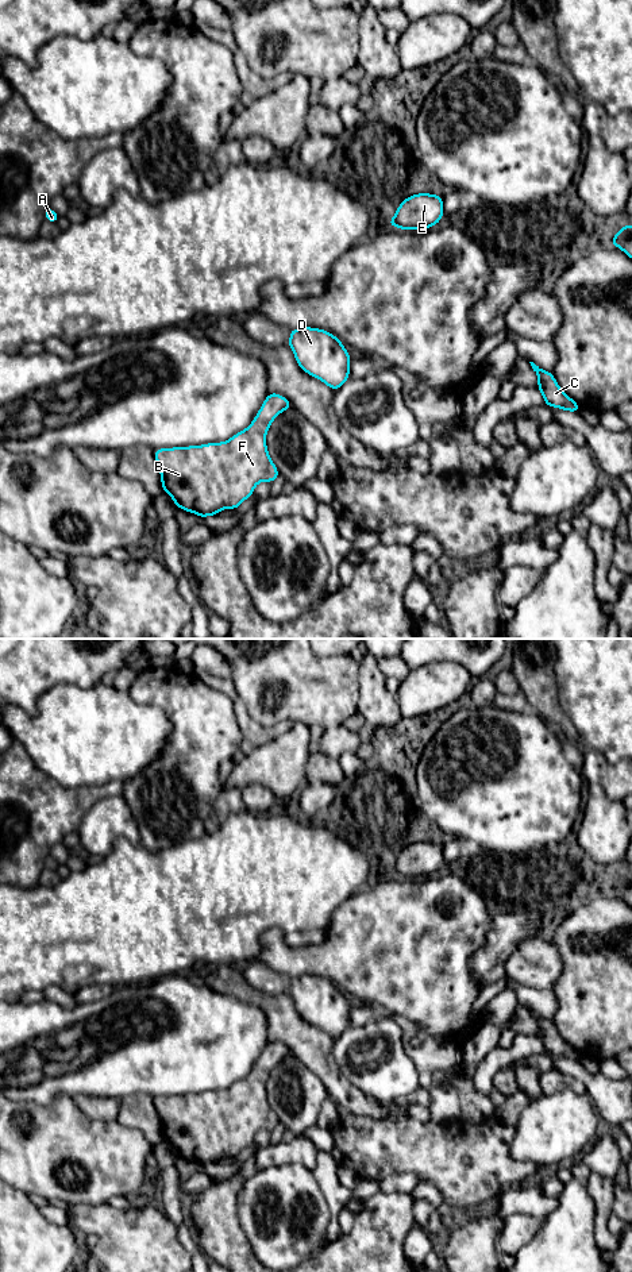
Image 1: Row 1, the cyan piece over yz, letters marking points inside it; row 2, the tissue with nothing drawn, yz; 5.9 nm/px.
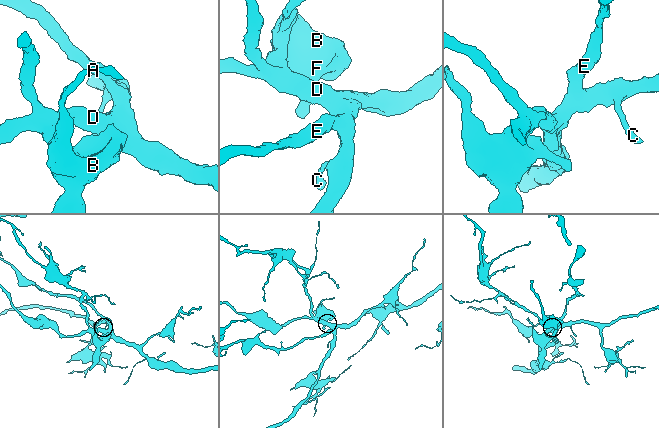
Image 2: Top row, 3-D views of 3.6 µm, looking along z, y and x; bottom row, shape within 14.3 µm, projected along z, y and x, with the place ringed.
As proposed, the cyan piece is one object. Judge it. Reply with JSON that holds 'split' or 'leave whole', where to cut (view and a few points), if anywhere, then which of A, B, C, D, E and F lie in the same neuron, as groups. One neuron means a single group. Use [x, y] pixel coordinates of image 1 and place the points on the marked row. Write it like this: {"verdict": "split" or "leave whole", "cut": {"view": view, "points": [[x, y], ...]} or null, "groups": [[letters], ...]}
{"verdict": "leave whole", "cut": null, "groups": [["A", "B", "C", "D", "E", "F"]]}

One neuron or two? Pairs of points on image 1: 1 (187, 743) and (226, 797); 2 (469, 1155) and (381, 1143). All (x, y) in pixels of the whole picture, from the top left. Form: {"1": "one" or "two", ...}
{"1": "two", "2": "one"}

